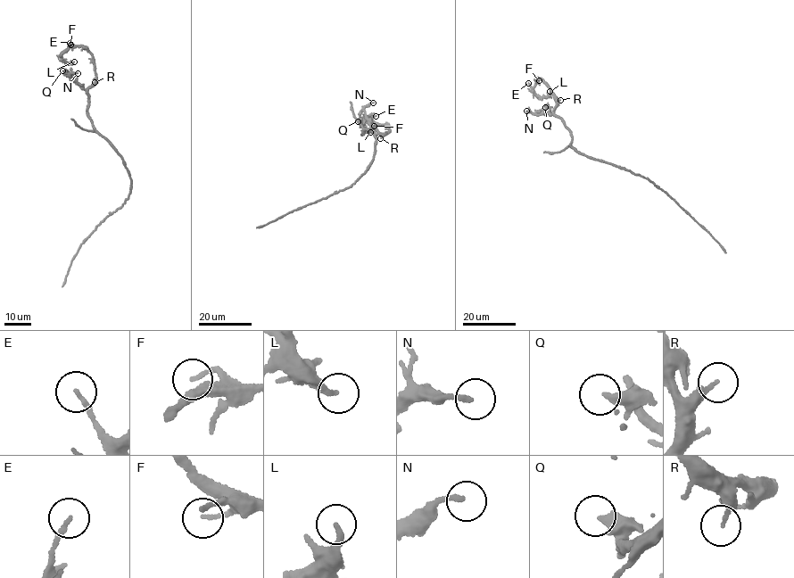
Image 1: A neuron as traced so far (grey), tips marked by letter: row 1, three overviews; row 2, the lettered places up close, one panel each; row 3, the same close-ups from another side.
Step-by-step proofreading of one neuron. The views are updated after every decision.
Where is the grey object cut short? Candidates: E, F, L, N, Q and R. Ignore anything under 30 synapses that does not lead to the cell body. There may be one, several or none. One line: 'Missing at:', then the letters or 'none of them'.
Missing at: none of them

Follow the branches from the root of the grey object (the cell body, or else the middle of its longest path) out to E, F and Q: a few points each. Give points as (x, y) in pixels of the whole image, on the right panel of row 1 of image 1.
E: (586, 156), (570, 145), (572, 134), (554, 113), (556, 98), (549, 86), (537, 77), (532, 87), (528, 83)
F: (586, 156), (570, 145), (570, 129), (554, 113), (555, 94), (537, 77), (539, 80)
Q: (586, 156), (570, 145), (570, 129), (559, 118), (544, 112), (548, 106), (545, 107)

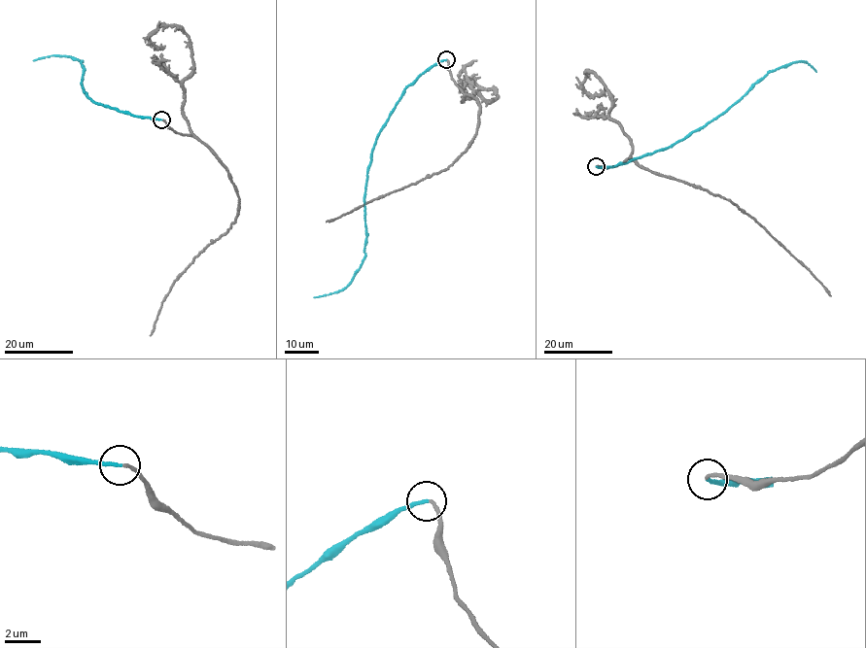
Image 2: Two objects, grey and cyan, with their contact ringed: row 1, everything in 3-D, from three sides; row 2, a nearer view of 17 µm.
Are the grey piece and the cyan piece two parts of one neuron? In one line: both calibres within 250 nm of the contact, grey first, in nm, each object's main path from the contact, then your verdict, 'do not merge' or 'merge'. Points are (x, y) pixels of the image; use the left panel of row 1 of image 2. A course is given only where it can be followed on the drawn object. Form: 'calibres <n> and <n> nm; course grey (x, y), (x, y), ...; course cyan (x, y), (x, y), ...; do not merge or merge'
calibres 170 and 200 nm; course grey (161, 119), (175, 132), (199, 140), (218, 157), (239, 205), (226, 232), (199, 252), (174, 280), (150, 335); course cyan (161, 119), (120, 112), (91, 99), (84, 92), (83, 62), (60, 55), (33, 60); merge

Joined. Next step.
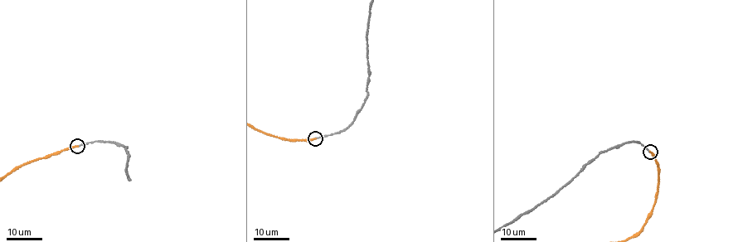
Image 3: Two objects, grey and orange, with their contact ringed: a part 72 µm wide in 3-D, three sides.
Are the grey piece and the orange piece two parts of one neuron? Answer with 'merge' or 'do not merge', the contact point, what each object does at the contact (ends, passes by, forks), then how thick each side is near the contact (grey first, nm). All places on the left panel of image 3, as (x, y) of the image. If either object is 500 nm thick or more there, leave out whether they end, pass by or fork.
do not merge | (77, 146) | grey ends | orange ends | 200/280 nm

